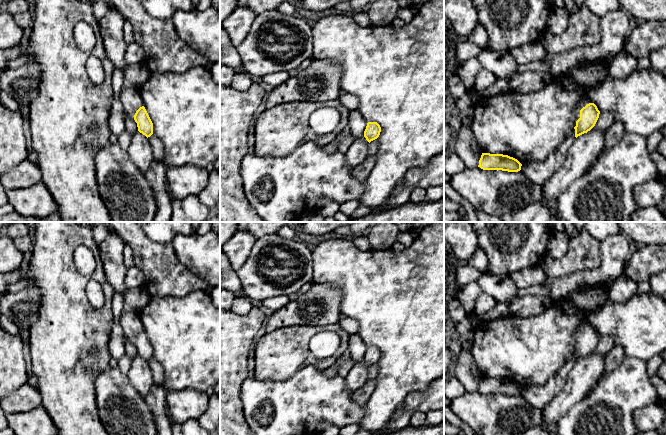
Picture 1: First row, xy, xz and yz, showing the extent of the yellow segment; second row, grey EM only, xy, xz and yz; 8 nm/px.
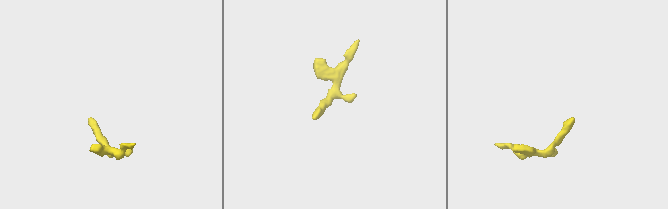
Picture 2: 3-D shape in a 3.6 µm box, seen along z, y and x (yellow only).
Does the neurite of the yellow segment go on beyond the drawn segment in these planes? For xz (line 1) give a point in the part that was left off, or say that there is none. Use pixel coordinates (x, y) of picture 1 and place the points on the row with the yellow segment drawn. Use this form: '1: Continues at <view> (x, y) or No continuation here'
1: No continuation here

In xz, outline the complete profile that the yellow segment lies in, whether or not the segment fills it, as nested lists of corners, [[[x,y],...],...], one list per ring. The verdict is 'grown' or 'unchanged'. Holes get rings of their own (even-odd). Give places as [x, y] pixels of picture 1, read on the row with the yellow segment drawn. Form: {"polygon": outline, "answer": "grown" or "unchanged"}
{"polygon": [[[368,122],[364,131],[364,137],[370,143],[380,135],[381,127],[377,122]]], "answer": "unchanged"}

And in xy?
{"polygon": [[[122,88],[120,101],[125,113],[135,120],[138,131],[147,138],[153,134],[153,123],[144,107],[138,88]]], "answer": "grown"}

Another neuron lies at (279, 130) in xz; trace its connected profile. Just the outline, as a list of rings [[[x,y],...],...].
[[[338,99],[282,103],[267,108],[255,123],[255,154],[260,157],[283,157],[308,141],[328,145],[348,125],[350,114]],[[324,107],[337,109],[341,121],[333,132],[317,135],[310,127],[309,118],[313,112]]]

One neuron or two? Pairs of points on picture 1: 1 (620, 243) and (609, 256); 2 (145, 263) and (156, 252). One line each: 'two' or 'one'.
1: one
2: one

